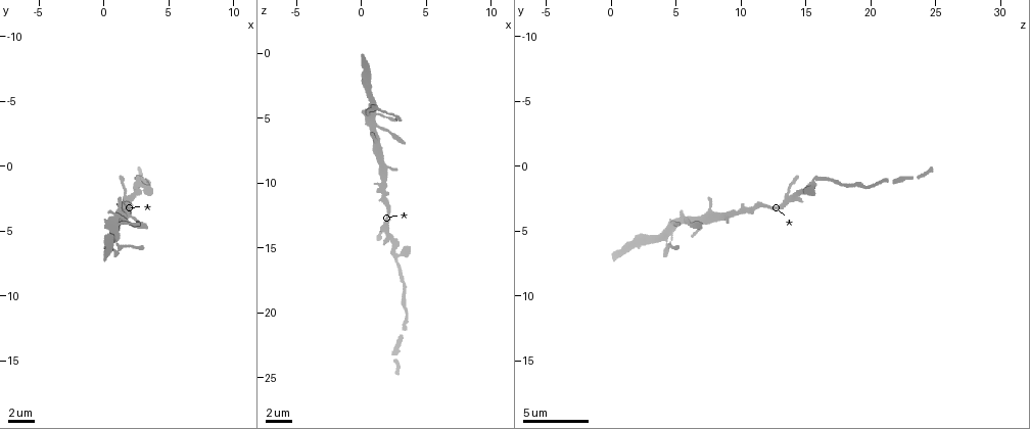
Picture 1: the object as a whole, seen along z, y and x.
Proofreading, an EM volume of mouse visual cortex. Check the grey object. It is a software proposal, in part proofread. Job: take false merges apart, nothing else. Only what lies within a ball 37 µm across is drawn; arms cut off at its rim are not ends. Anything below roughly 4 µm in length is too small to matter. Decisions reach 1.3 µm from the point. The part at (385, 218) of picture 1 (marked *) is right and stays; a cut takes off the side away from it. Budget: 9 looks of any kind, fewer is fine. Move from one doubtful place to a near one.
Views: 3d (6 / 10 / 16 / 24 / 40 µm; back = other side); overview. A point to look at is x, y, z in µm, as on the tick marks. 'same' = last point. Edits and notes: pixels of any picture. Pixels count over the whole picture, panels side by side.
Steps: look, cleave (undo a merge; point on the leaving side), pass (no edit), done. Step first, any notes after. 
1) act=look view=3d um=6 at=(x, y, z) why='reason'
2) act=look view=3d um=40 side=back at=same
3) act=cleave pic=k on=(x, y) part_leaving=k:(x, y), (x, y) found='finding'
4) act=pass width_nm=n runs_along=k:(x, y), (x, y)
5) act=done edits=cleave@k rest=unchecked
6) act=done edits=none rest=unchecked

act=look view=3d um=16 at=(1.8, 3.2, 11.2) why='sudden change in width'

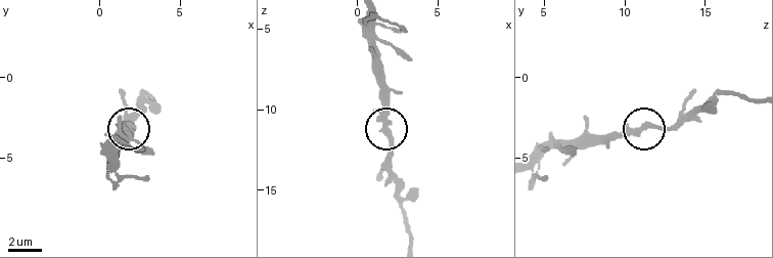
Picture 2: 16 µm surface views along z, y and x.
act=look view=3d um=16 side=back at=(1.8, 3.2, 11.1) why='other side'

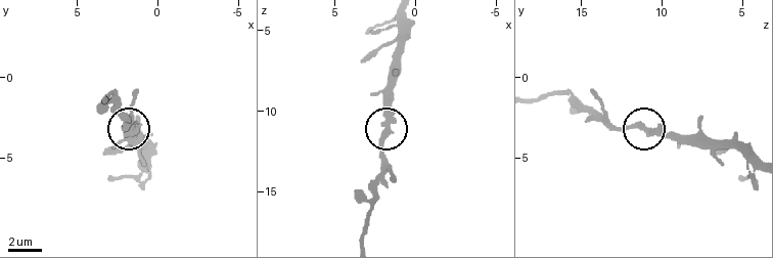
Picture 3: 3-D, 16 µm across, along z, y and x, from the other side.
act=pass runs_along=3:(384, 153), (384, 89) found='all the same cell'

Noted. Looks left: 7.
act=look view=3d um=10 at=(2.6, 1.4, 15.4) why='calibre changes'

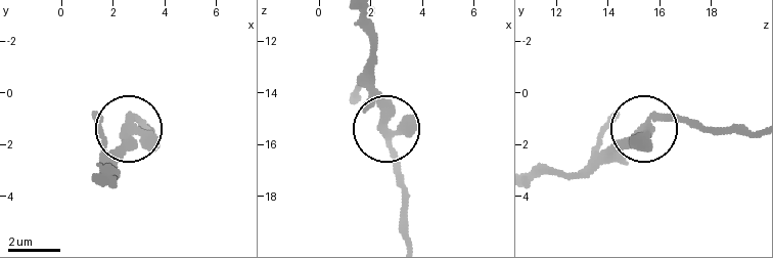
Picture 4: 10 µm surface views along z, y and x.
act=look view=3d um=10 side=back at=(2.6, 1.5, 15.6) why='from behind'

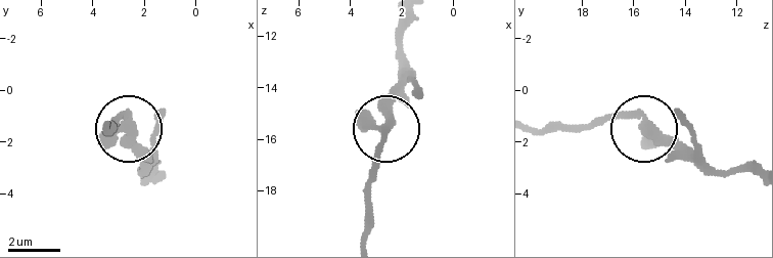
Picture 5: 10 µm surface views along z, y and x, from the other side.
act=pass width_nm=350 runs_along=5:(717, 172), (686, 162), (627, 120), (563, 126) found='continuous, no second cell'

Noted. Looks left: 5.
act=look view=3d um=16 at=(3.4, 1.2, 21.2) why='calibre changes'

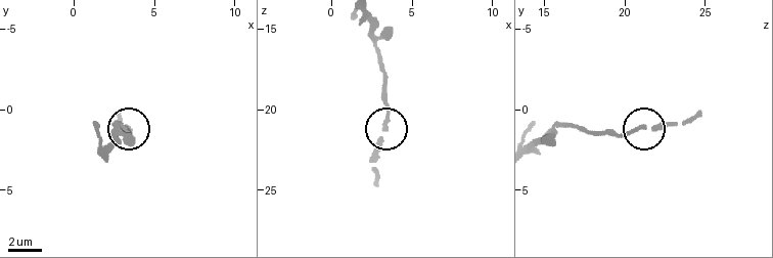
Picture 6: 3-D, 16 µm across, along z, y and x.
act=pass found='continuous, no second cell'

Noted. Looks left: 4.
act=look view=3d um=6 at=(1.8, 4.4, 5.8) why='thin arm on a thick one'

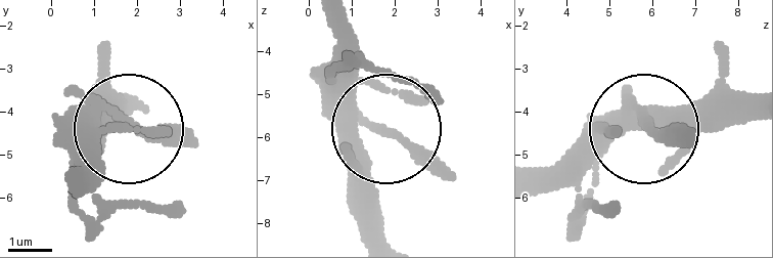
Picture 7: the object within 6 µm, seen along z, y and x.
act=look view=3d um=6 side=back at=(1.70, 4.20, 5.85) why='from behind'

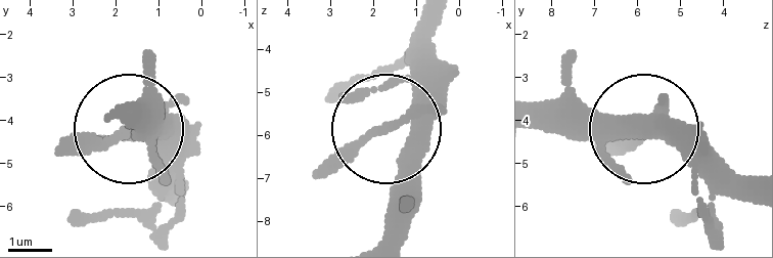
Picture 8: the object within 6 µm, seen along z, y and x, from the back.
act=pass found='continuous, no second cell'

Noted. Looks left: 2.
act=done edits=none rest=unchecked

